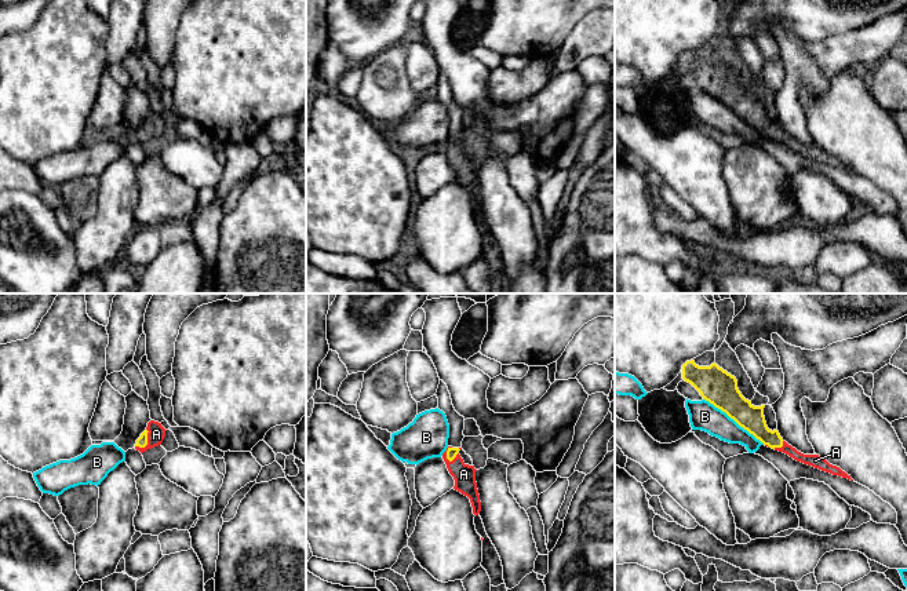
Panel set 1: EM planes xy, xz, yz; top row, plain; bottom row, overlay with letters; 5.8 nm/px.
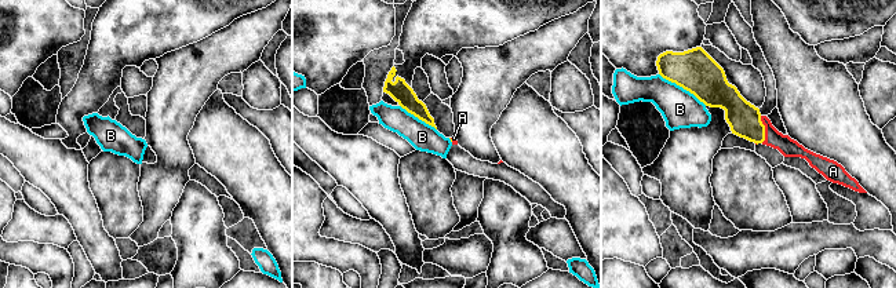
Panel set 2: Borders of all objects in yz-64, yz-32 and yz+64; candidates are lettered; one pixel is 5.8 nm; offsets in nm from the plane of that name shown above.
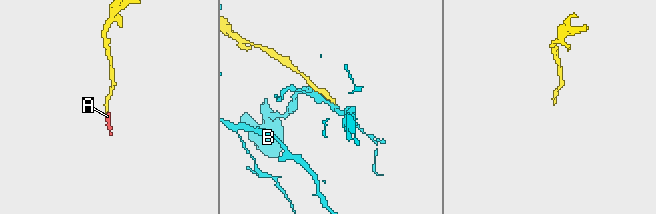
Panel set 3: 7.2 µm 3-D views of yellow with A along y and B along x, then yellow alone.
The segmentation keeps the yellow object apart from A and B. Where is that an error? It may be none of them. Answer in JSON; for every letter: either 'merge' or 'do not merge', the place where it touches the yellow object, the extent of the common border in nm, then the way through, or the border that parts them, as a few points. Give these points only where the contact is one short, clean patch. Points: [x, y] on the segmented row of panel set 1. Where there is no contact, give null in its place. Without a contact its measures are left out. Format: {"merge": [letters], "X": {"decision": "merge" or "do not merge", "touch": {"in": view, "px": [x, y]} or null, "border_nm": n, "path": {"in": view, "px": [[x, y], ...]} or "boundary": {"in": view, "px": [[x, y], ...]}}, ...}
{"merge": ["A"], "A": {"decision": "merge", "touch": {"in": "xy", "px": [146, 442]}, "border_nm": 130, "path": {"in": "xy", "px": [[142, 441], [146, 442], [156, 434]]}}, "B": {"decision": "do not merge", "touch": {"in": "yz", "px": [734, 419]}, "border_nm": 440}}

